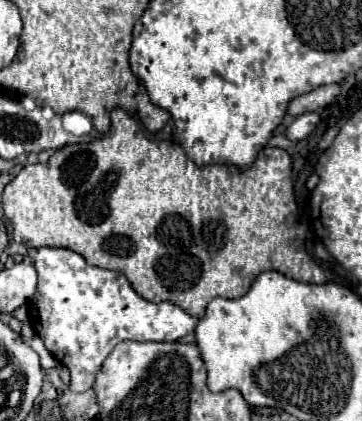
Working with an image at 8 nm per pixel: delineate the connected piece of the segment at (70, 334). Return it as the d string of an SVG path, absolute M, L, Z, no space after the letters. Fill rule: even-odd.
M39 248L37 256L33 258L35 270L39 266L39 284L37 292L31 298L29 306L29 322L43 340L45 348L69 368L71 374L71 384L69 388L73 392L85 392L93 386L95 376L103 364L103 360L109 356L109 352L123 340L133 340L133 342L169 342L169 340L179 340L187 334L191 334L197 326L197 318L187 314L181 306L173 302L149 302L141 298L129 280L125 278L123 272L117 270L105 270L97 268L85 262L85 258L73 250L67 248Z

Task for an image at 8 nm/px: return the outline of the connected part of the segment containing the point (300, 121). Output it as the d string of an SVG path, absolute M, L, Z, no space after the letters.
M305 112L297 116L291 126L287 128L287 138L289 140L303 140L307 134L313 132L313 128L319 124L319 114L315 112Z

